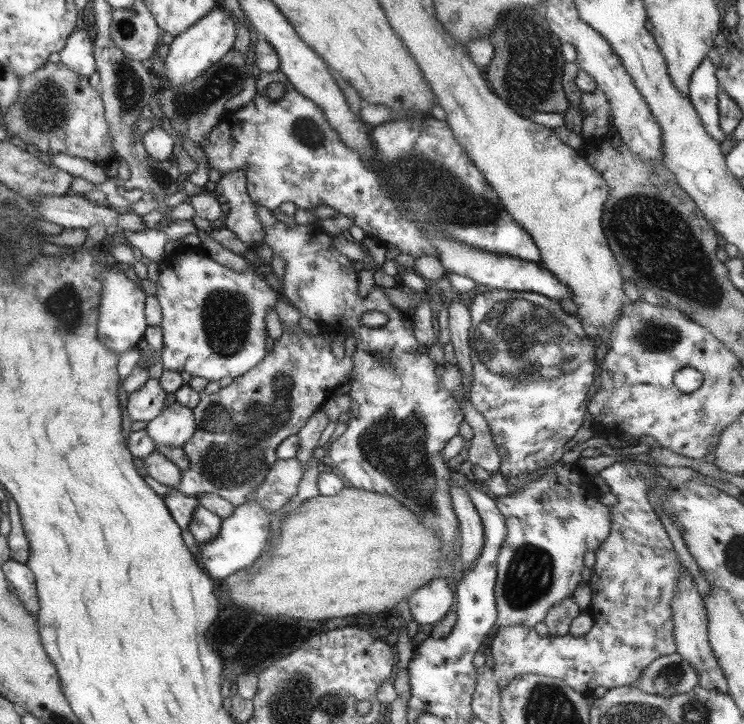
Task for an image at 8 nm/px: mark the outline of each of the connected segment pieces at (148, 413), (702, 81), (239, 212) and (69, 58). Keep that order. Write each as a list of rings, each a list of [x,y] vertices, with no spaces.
[[[148,378],[139,390],[129,393],[126,403],[127,414],[131,421],[149,423],[161,413],[165,391],[158,381]]]
[[[705,58],[701,61],[692,72],[687,97],[699,115],[705,132],[708,132],[713,140],[721,143],[727,135],[719,126],[718,98],[716,97],[718,82],[715,72],[716,67],[711,63],[711,59]]]
[[[232,170],[215,183],[213,194],[228,204],[224,228],[231,230],[237,238],[250,247],[264,242],[264,228],[255,214],[256,205],[245,190],[242,170]]]
[[[82,28],[74,30],[58,52],[59,60],[75,74],[87,78],[96,71],[92,51],[92,40]]]

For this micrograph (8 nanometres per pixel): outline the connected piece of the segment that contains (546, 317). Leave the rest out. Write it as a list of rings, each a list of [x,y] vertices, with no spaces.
[[[476,291],[468,311],[472,387],[467,394],[485,417],[500,456],[499,474],[512,478],[557,463],[564,454],[563,445],[573,438],[587,413],[585,395],[593,382],[595,347],[582,331],[584,325],[565,313],[557,301],[534,292]]]

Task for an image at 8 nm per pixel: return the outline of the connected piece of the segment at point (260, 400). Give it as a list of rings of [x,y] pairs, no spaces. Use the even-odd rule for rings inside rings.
[[[295,325],[292,329],[282,328],[281,334],[274,340],[268,353],[245,374],[234,378],[230,384],[217,389],[217,392],[203,393],[199,402],[192,408],[196,430],[191,438],[180,447],[187,457],[187,468],[181,470],[181,480],[175,486],[163,486],[153,478],[146,476],[146,484],[162,499],[172,491],[187,497],[199,497],[211,493],[230,502],[234,507],[243,504],[268,475],[271,465],[276,462],[275,452],[285,438],[297,434],[309,416],[321,408],[334,390],[352,374],[352,356],[337,358],[333,356],[330,345],[325,338],[318,335],[307,335]]]

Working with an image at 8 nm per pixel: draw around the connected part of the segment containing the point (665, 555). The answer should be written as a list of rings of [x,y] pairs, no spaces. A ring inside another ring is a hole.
[[[654,460],[650,465],[640,462],[615,462],[599,471],[599,477],[617,498],[617,502],[608,506],[609,532],[594,550],[595,563],[590,569],[591,575],[587,582],[592,590],[587,612],[592,617],[593,624],[583,636],[577,638],[549,634],[539,636],[533,627],[522,624],[499,627],[490,649],[494,664],[493,678],[499,688],[507,686],[521,674],[537,674],[562,680],[575,692],[591,696],[598,686],[610,689],[634,685],[638,674],[652,660],[675,653],[671,601],[676,593],[681,564],[677,561],[671,540],[667,537],[659,517],[647,501],[647,480],[655,476],[654,465],[659,464]]]

